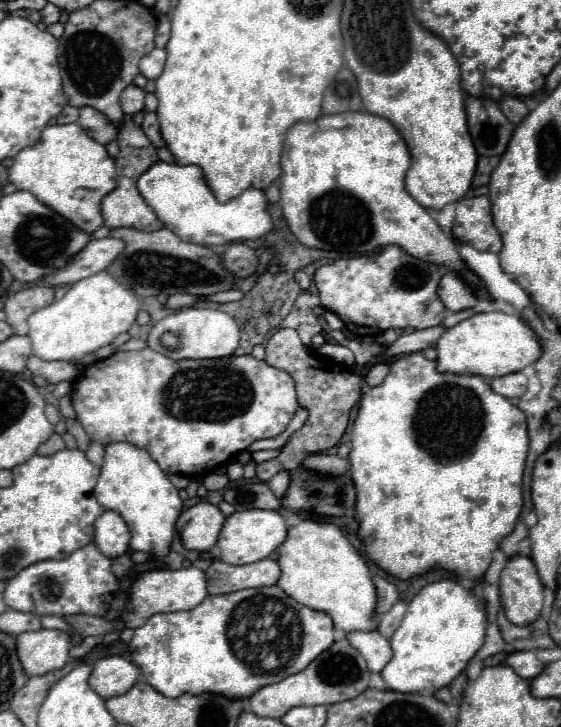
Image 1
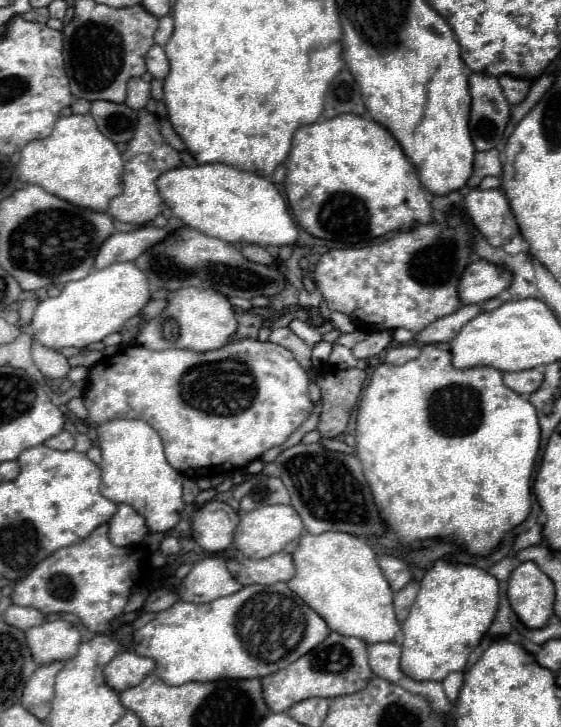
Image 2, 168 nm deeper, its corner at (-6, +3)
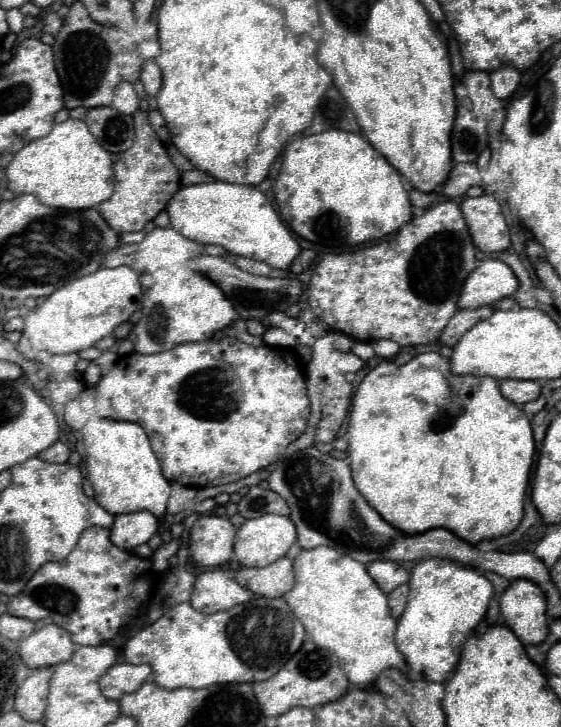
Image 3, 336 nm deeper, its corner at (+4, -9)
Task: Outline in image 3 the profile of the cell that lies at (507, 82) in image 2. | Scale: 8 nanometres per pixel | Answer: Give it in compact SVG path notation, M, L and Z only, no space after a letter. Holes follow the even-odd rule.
M501 66L499 70L495 70L491 74L491 88L493 88L493 94L501 100L507 100L511 98L511 94L515 92L517 84L519 84L519 78L521 74L513 68L513 66Z

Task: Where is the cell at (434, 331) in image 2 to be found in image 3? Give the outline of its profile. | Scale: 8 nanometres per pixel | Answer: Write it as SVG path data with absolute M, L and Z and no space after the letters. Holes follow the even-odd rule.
M481 306L481 308L475 308L475 310L459 310L451 320L449 324L445 326L445 332L441 332L441 344L447 344L447 346L455 346L457 340L471 328L475 326L479 320L485 320L493 314L493 308L491 306Z

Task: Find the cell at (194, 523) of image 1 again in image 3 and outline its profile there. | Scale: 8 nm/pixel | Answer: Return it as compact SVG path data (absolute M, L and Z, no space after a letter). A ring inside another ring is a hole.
M201 516L189 534L189 550L197 564L219 566L233 556L235 526L229 518Z

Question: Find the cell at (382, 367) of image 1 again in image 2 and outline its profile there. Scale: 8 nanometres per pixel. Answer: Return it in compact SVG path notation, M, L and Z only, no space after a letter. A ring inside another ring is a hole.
M413 344L395 346L395 348L389 348L387 350L387 362L389 364L405 364L407 360L417 358L417 354L419 354L419 348L413 346Z

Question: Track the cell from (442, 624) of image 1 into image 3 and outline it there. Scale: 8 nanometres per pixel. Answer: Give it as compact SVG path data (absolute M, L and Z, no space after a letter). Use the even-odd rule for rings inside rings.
M447 558L421 560L411 570L409 598L397 624L395 644L407 660L407 676L411 680L447 682L455 672L461 656L461 644L485 618L493 596L491 582L473 568L461 566Z

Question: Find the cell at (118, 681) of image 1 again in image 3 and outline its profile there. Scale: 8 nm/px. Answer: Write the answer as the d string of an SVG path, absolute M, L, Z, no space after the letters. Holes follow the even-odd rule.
M117 662L101 676L99 684L101 684L101 692L107 698L119 700L123 694L135 692L149 676L151 676L149 664L133 666L127 662Z

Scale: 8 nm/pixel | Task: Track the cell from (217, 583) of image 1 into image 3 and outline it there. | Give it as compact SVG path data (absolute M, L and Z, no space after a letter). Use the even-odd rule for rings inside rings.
M283 556L265 568L241 568L237 570L235 580L257 596L265 596L265 598L283 596L285 592L291 590L295 582L293 560Z

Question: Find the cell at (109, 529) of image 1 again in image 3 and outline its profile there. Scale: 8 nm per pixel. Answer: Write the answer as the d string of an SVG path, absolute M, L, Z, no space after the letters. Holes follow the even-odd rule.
M147 510L131 512L131 514L119 514L115 518L115 524L111 526L111 540L119 548L133 550L139 544L149 542L149 538L157 532L159 520Z

